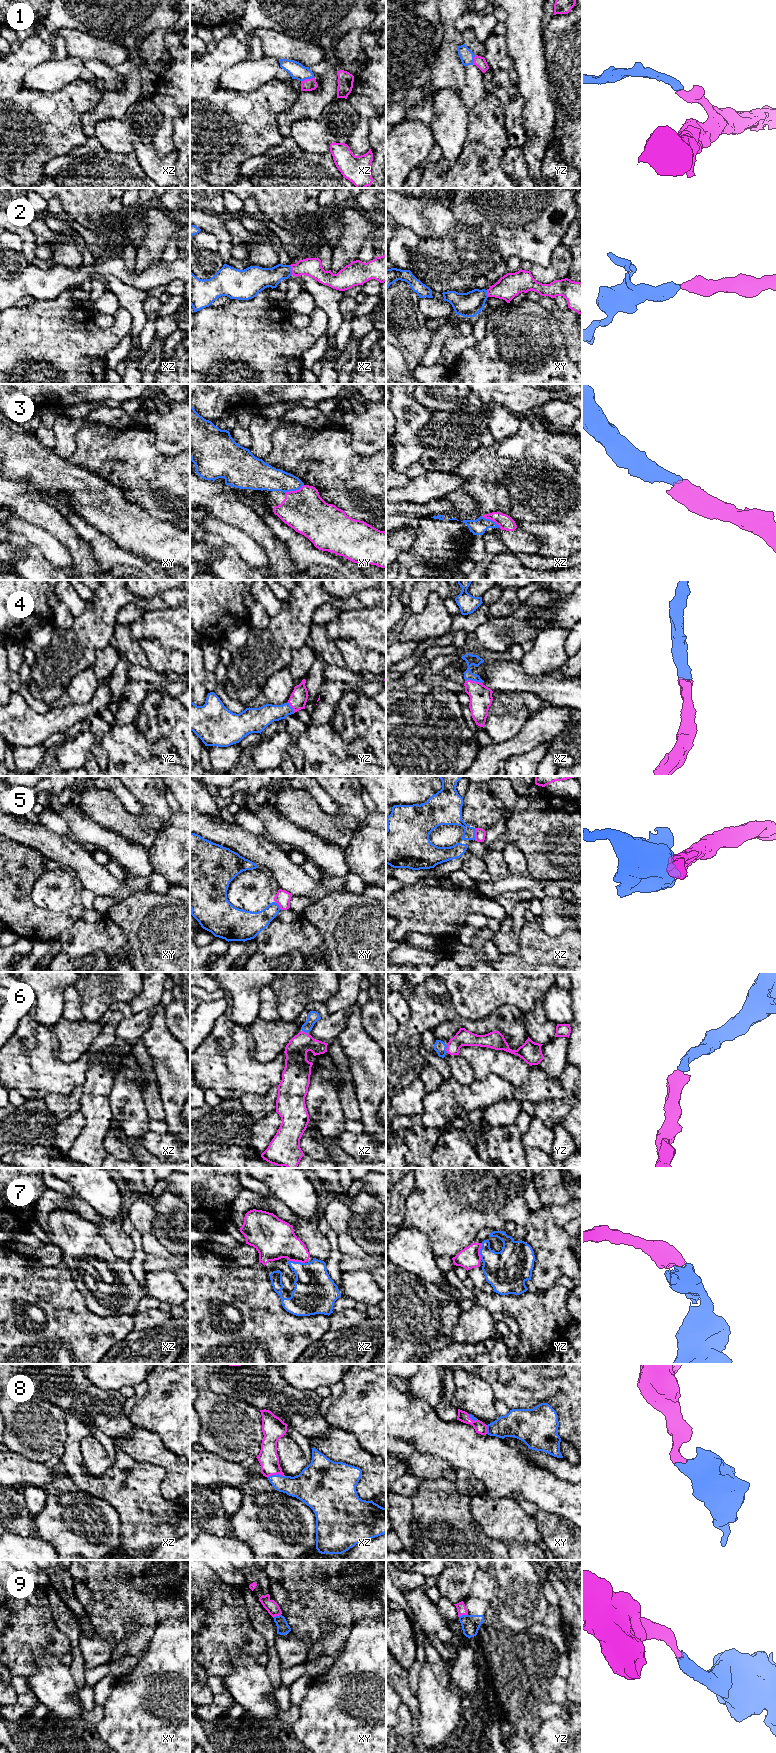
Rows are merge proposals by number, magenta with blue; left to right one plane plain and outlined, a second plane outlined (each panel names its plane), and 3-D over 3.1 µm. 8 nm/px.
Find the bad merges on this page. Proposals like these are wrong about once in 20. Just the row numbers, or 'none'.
5

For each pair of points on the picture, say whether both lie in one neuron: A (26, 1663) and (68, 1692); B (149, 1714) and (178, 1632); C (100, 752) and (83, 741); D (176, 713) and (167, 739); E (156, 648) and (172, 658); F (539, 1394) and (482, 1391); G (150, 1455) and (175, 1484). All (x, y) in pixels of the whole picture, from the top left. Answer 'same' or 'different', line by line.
A: different
B: same
C: different
D: same
E: same
F: different
G: same

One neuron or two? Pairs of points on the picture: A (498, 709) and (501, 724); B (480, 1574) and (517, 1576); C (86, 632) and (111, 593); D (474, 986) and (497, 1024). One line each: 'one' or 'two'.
A: two
B: two
C: one
D: two

